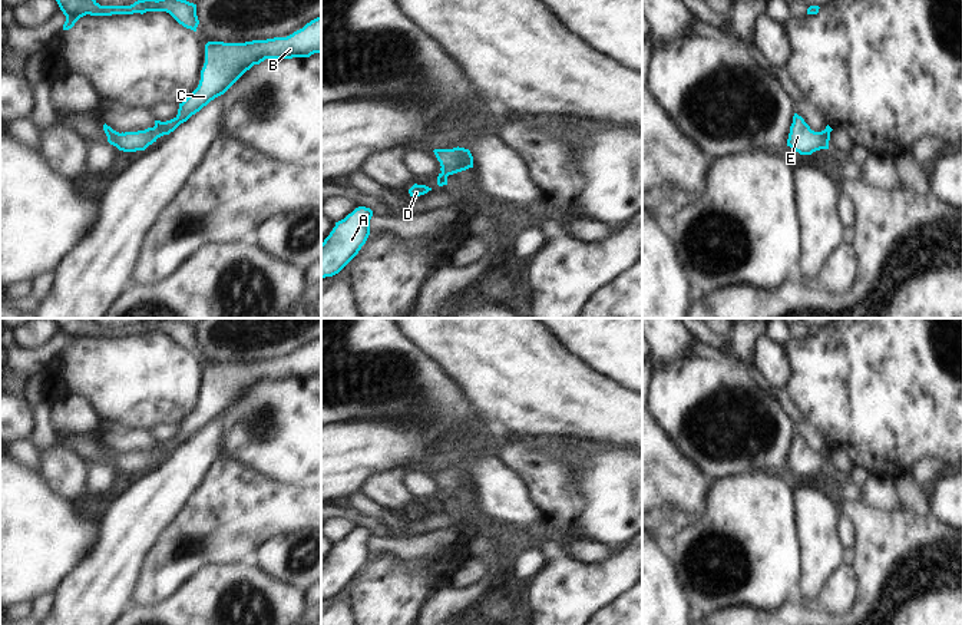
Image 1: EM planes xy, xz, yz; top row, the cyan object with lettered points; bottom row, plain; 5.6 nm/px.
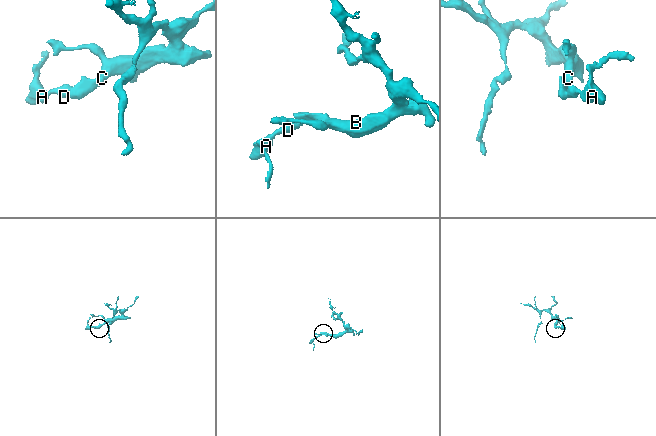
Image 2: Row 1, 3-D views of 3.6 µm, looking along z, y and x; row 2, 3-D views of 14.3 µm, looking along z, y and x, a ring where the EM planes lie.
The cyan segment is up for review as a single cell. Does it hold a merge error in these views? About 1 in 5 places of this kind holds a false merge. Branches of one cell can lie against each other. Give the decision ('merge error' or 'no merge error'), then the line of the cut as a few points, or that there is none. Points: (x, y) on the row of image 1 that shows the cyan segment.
no merge error | no cut

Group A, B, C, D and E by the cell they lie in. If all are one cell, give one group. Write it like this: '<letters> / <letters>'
A B C D E

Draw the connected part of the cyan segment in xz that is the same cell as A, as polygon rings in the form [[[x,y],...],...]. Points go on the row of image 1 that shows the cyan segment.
[[[358,206],[335,222],[321,244],[321,278],[338,274],[358,254],[370,235],[371,216],[370,208]]]

